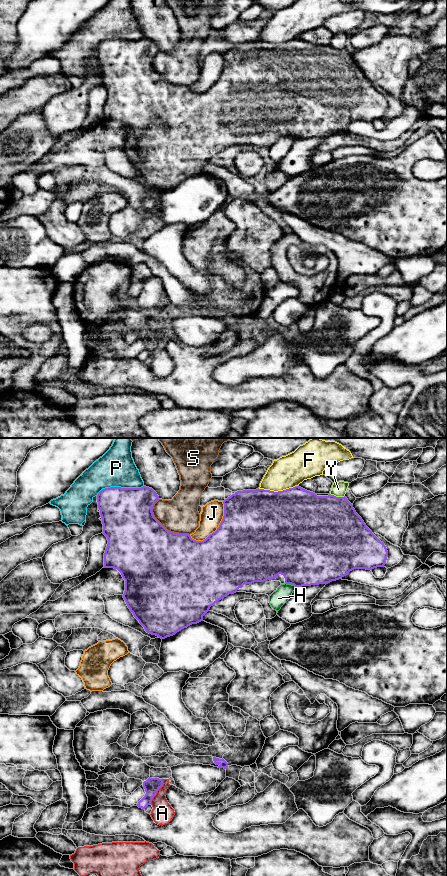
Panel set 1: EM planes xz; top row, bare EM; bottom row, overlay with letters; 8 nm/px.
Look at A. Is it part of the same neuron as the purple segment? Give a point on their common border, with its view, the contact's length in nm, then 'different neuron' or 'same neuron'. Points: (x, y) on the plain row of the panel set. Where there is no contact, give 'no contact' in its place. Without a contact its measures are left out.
xz (157, 342) | 220 nm | different neuron

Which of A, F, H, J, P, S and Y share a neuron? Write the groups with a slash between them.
A / F / H / J / P / S / Y

